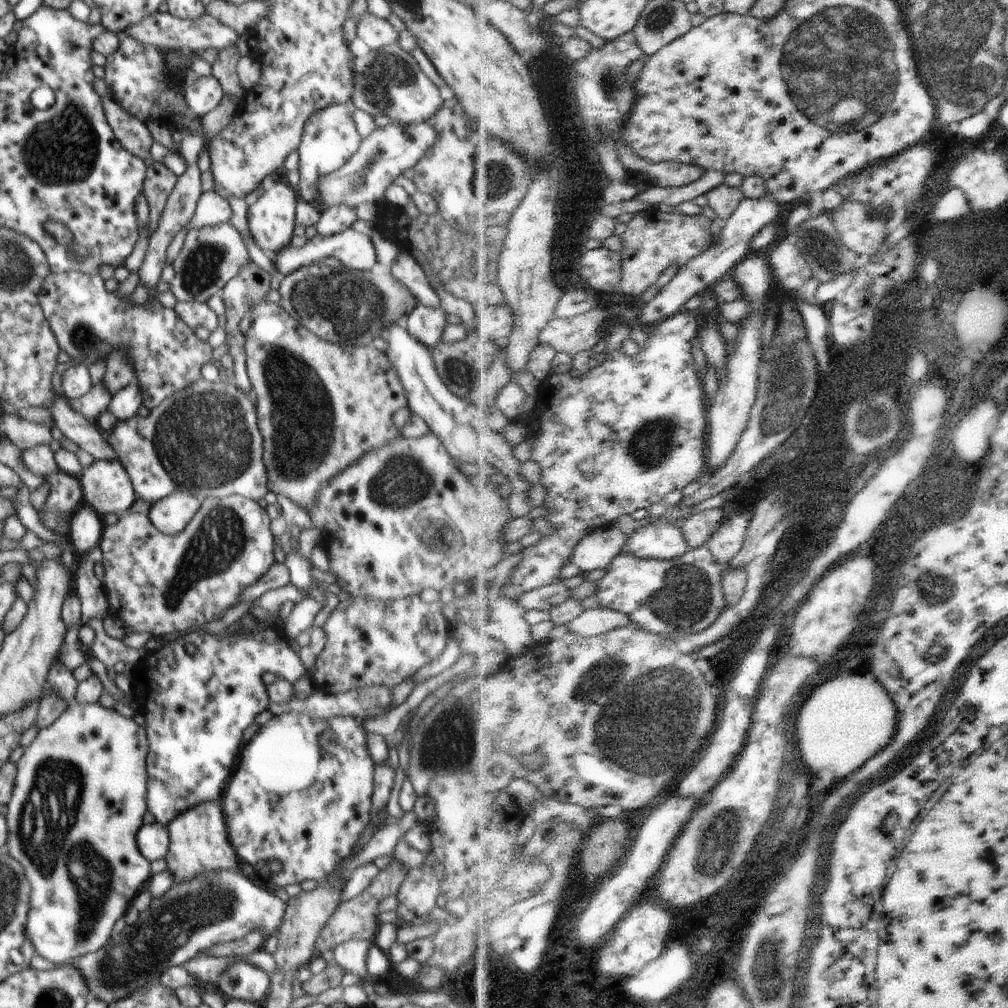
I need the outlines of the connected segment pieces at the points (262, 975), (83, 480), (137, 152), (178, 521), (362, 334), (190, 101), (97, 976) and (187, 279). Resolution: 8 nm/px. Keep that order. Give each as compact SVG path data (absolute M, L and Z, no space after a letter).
M245 957L228 966L228 970L220 976L216 988L226 999L262 1005L269 994L270 985L269 974L248 964Z
M117 458L95 460L89 467L83 469L79 481L82 485L84 503L96 510L100 516L105 514L121 515L129 512L132 504L137 500L132 481Z
M110 97L101 99L106 120L121 145L130 154L134 154L136 158L141 158L143 161L150 157L150 146L154 140L144 122L134 118L130 112L126 112Z
M178 490L151 503L149 518L160 532L177 535L196 516L200 505L192 493Z
M324 262L308 264L281 278L279 293L279 305L292 319L320 339L340 345L371 345L375 337L385 334L392 321L407 318L420 304L392 276L390 268L378 262L367 271L350 271L344 266L331 268Z
M214 75L196 76L184 88L184 100L195 116L204 116L216 109L224 98L224 90Z
M240 870L208 872L208 874L192 878L190 882L172 885L172 888L164 896L152 899L151 907L148 907L148 910L139 912L138 920L134 924L126 925L120 934L113 932L112 938L106 942L106 946L102 946L96 952L75 958L71 964L74 968L78 968L80 974L84 976L86 986L91 993L90 997L94 996L98 1000L104 1000L109 1005L120 998L135 994L138 988L142 988L150 982L159 982L159 978L166 968L183 966L185 962L214 944L239 940L250 932L260 932L265 938L278 933L284 912L286 912L286 902L274 894L274 889L259 888Z
M229 222L192 230L186 234L173 268L174 278L169 283L170 291L177 302L197 300L207 303L214 295L221 294L226 283L250 261L246 242L242 234Z

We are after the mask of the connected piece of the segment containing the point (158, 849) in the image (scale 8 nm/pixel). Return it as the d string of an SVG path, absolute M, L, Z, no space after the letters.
M158 822L143 824L136 833L136 844L146 860L165 859L170 844L168 828Z

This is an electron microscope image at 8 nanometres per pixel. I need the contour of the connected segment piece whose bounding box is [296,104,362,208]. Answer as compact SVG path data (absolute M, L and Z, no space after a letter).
M334 104L312 113L307 123L304 124L304 132L302 132L300 146L298 146L299 183L296 190L298 197L308 202L310 206L318 208L318 190L316 190L318 180L346 164L360 148L361 142L362 138L356 130L350 106Z

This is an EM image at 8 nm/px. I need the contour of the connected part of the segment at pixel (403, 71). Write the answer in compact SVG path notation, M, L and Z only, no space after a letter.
M401 48L370 49L366 54L354 57L352 70L354 92L351 100L358 110L370 116L388 116L392 123L401 125L422 124L444 106L438 86L422 72L411 53Z

